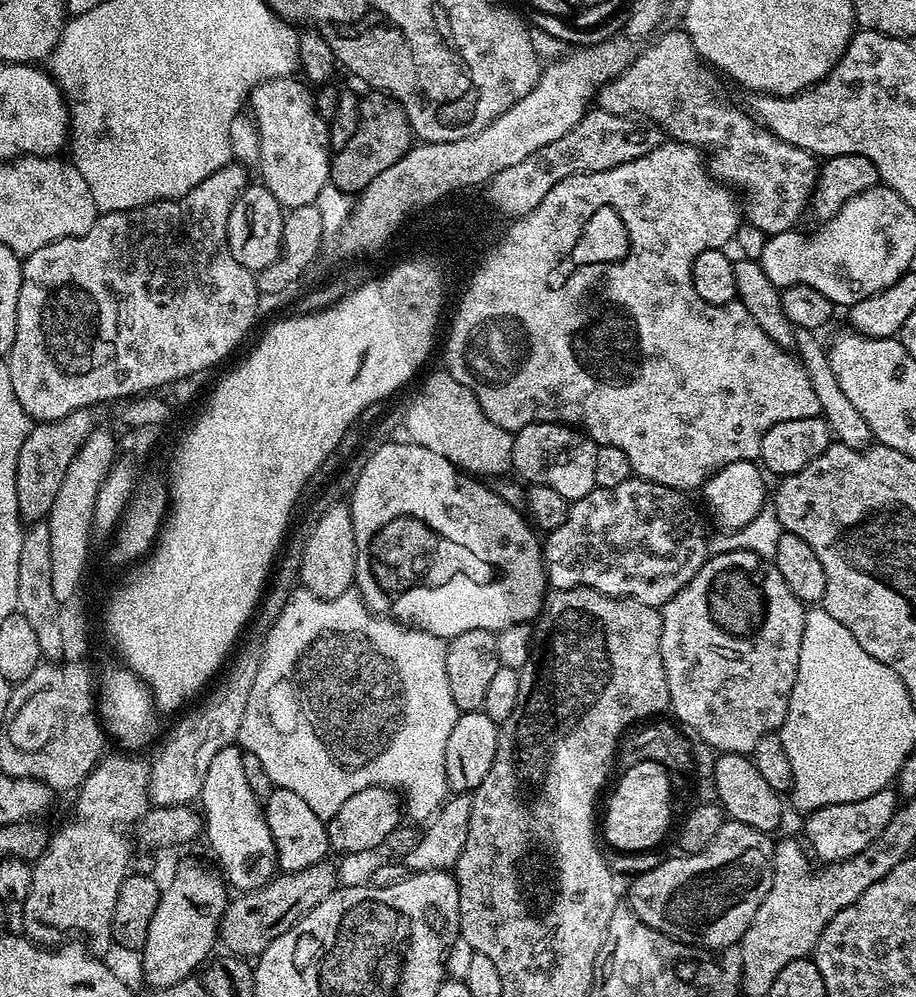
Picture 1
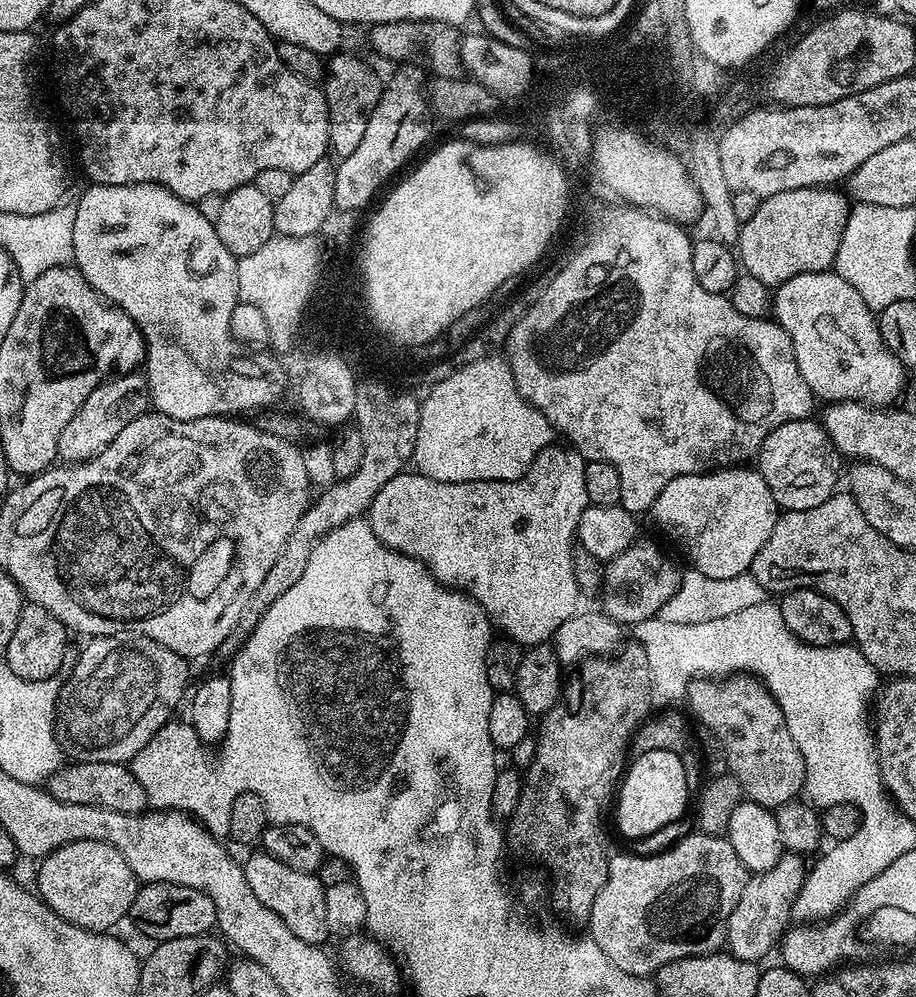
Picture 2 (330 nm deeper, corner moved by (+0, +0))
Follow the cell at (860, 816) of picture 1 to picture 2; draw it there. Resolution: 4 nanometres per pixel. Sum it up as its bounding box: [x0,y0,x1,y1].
[726,851,806,962]

